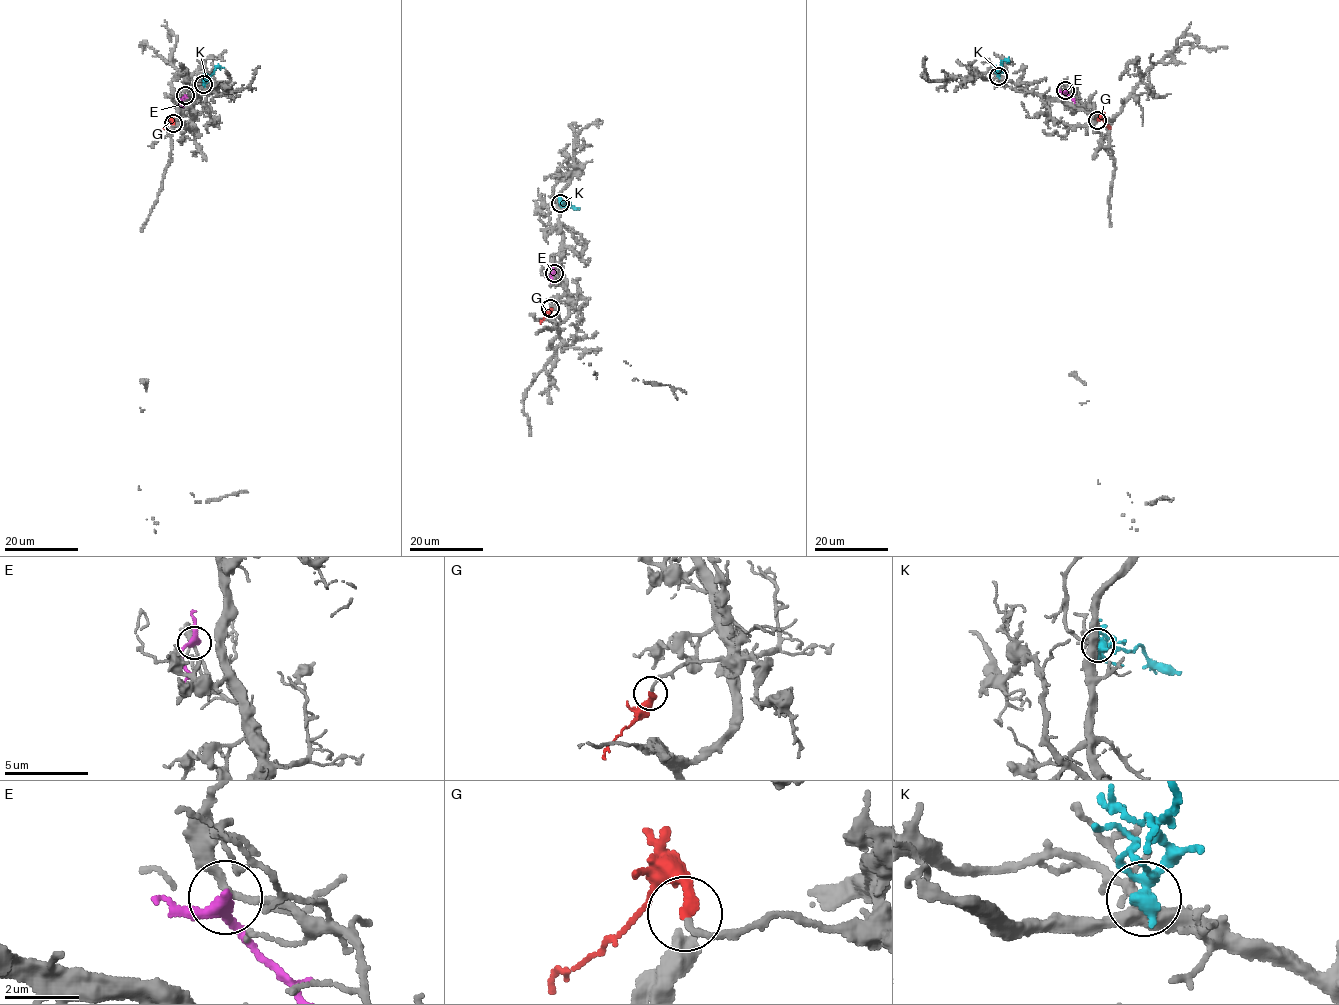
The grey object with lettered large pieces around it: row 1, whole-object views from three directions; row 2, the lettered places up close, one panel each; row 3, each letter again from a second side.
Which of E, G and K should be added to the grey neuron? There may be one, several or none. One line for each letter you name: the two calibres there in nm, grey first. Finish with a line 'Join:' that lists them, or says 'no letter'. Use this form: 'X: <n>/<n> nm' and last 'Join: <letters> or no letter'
G: 150/320 nm
Join: G

